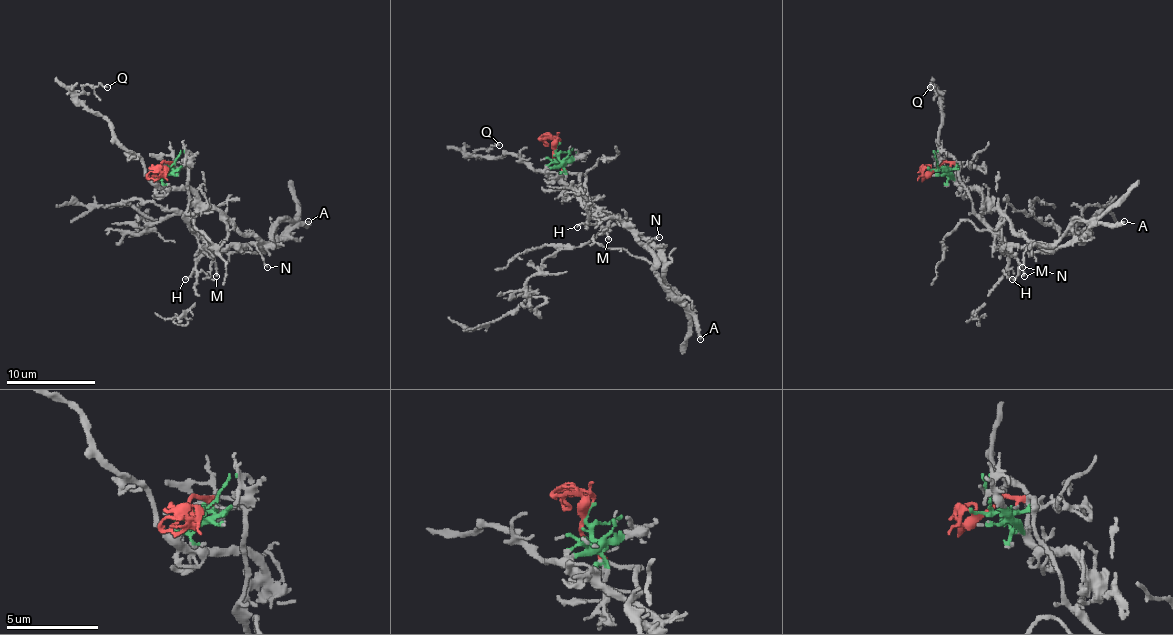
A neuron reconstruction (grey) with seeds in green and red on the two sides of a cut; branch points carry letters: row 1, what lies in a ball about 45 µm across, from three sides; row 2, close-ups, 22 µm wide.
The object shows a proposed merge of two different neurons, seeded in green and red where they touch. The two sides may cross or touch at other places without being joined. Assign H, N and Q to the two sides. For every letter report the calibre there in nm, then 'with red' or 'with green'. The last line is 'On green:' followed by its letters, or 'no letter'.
H: calibre 150 nm; with red
N: calibre 130 nm; with green
Q: calibre 150 nm; with green
On green: N, Q

